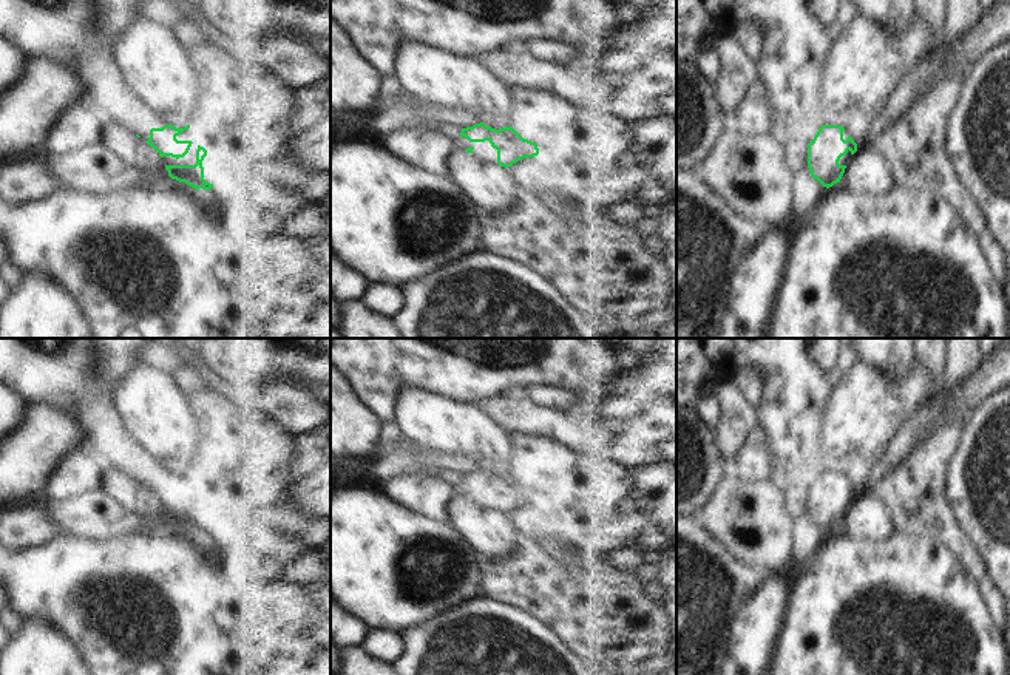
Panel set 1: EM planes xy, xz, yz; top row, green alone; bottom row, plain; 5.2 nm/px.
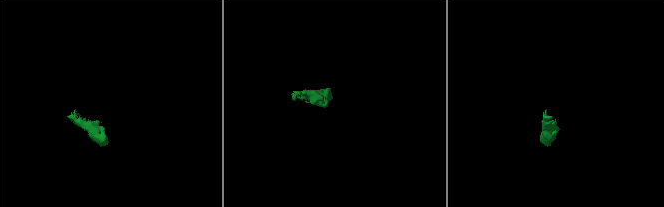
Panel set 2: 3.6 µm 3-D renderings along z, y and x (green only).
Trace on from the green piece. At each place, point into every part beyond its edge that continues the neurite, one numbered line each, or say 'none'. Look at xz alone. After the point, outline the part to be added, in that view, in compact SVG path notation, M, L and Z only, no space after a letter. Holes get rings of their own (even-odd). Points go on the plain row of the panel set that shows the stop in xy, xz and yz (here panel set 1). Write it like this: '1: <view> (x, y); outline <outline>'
1: xz (484, 498); outline M466 483L452 487L452 497L465 497L469 493L473 493L474 496L468 500L471 500L474 505L497 510L497 496L491 493L490 487L469 488Z

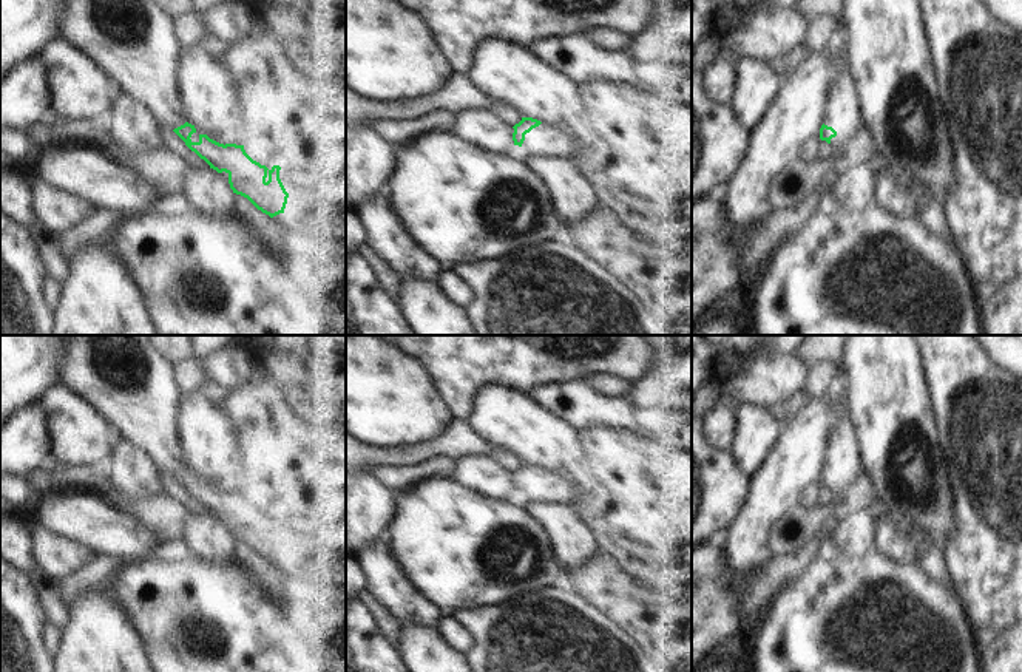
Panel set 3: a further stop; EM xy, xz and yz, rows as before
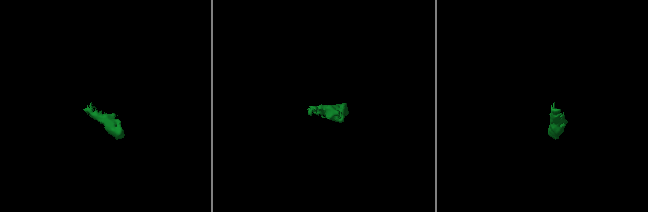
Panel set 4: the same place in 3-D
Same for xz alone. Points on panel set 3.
1: xz (544, 487); outline M540 470L525 480L523 490L513 491L508 501L517 507L528 504L565 504L571 505L568 485L554 473Z

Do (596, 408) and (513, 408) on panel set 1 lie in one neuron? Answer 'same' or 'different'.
same

